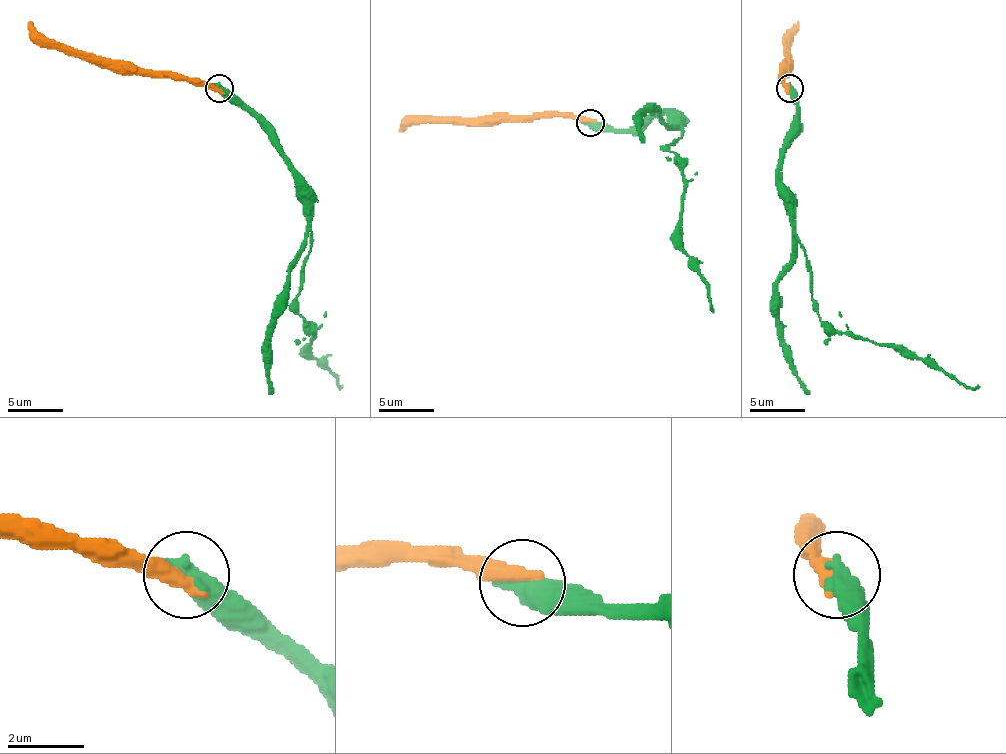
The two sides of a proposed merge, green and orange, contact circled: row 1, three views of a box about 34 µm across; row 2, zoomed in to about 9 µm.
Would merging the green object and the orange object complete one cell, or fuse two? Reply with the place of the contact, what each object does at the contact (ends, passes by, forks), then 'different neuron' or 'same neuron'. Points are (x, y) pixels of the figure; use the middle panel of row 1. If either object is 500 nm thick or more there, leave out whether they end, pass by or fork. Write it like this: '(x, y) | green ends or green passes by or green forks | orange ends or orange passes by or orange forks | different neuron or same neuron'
(590, 122) | same neuron

